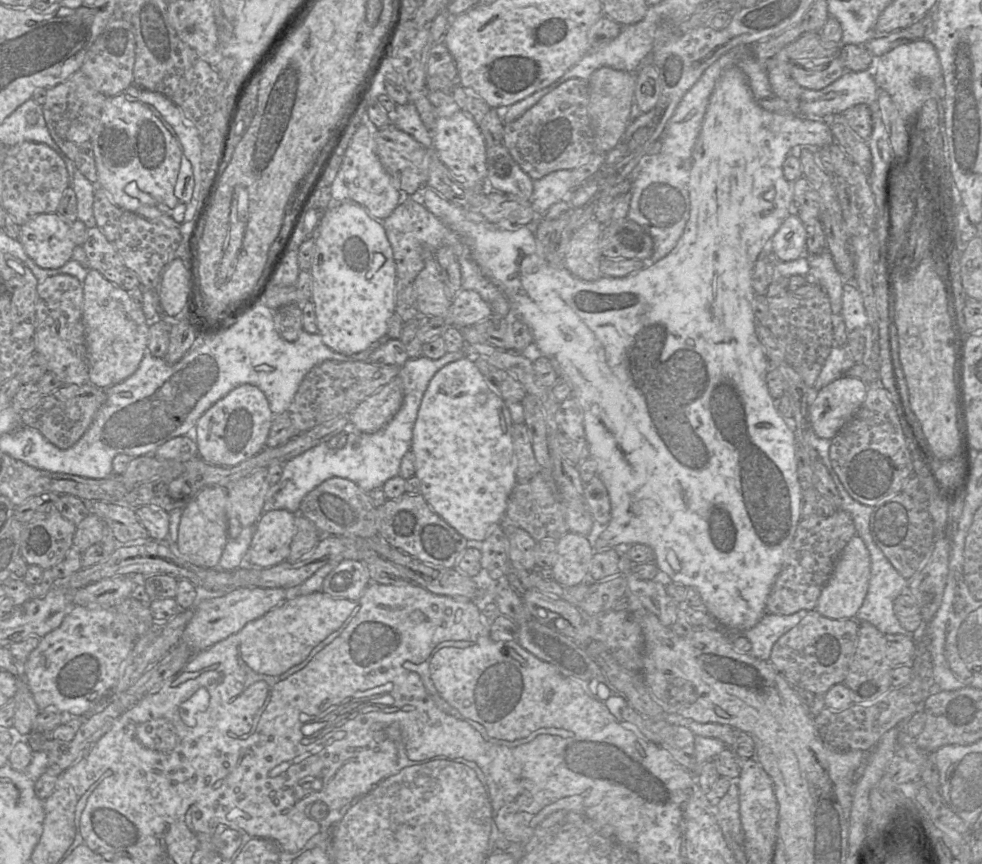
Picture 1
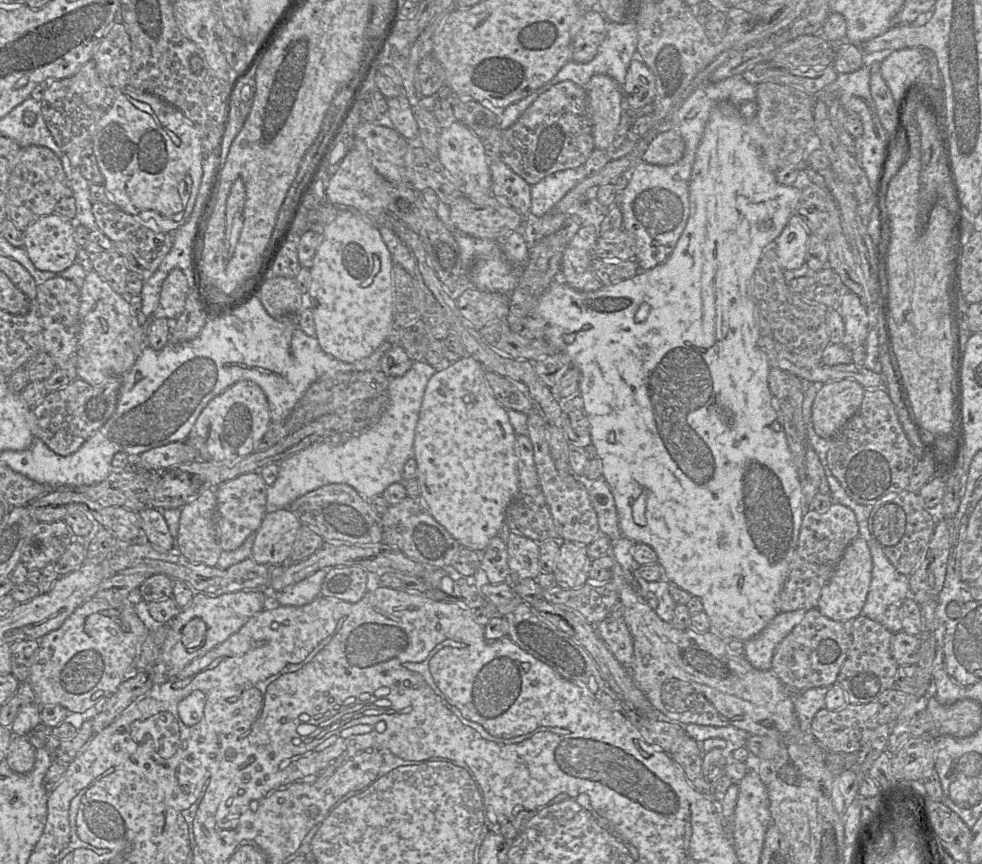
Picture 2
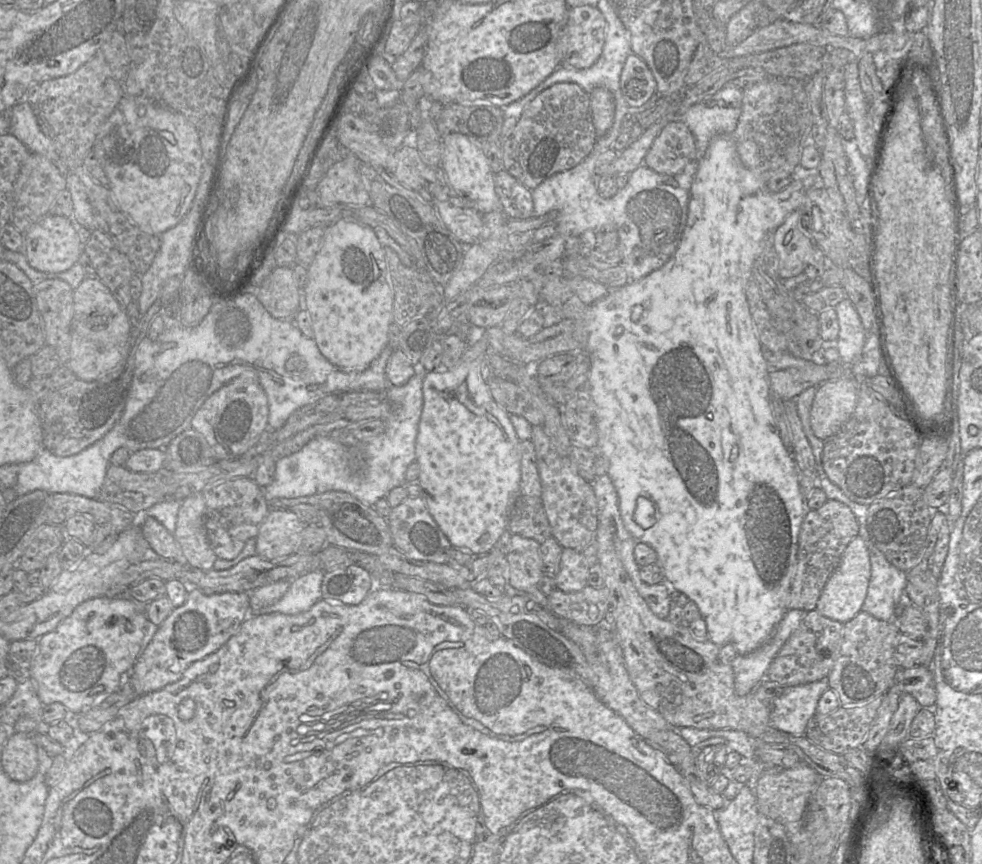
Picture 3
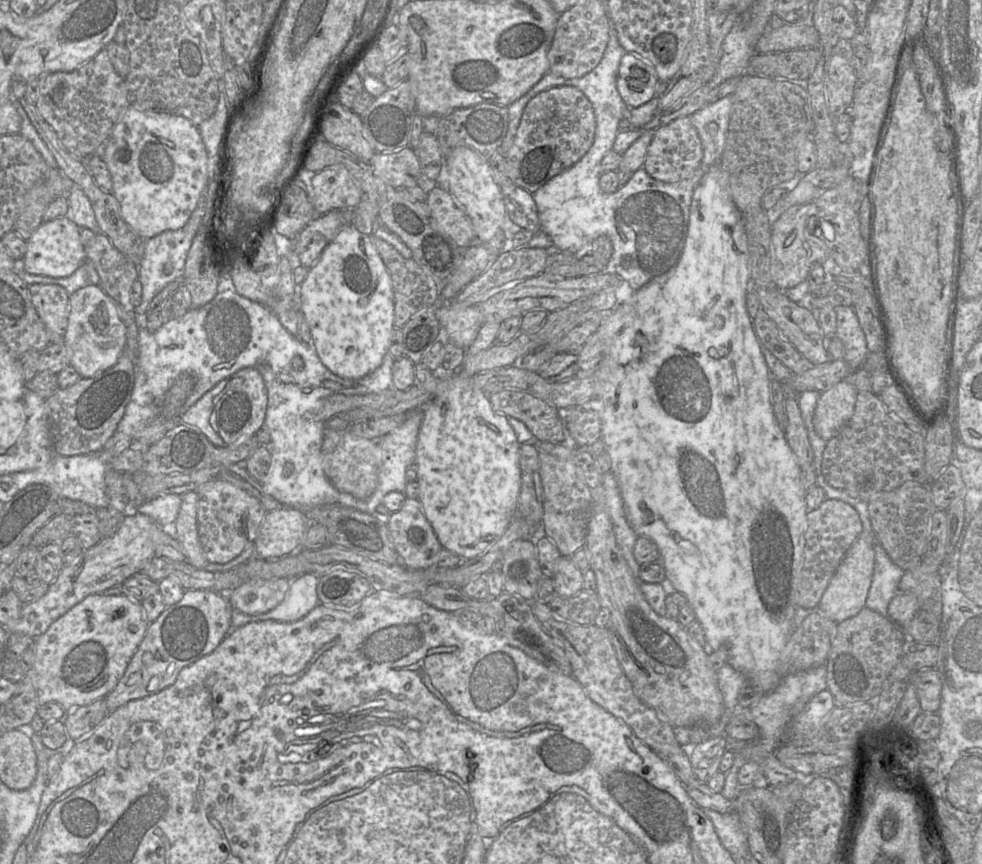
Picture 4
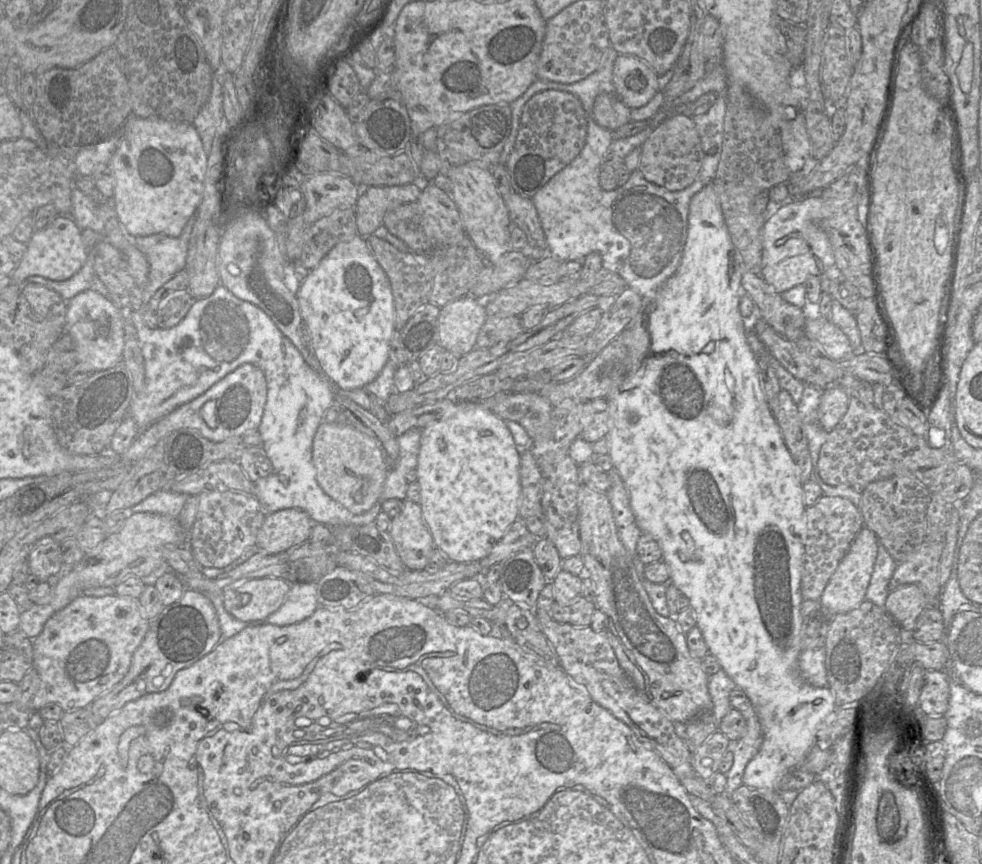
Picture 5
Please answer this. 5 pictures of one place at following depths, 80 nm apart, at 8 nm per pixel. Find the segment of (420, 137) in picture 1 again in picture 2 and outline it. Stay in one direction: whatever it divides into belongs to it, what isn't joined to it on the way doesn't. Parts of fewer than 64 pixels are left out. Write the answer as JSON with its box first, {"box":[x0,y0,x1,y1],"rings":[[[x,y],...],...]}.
{"box":[384,94,419,139],"rings":[[[405,94],[387,98],[388,109],[384,114],[389,124],[405,139],[419,137],[419,128]]]}

